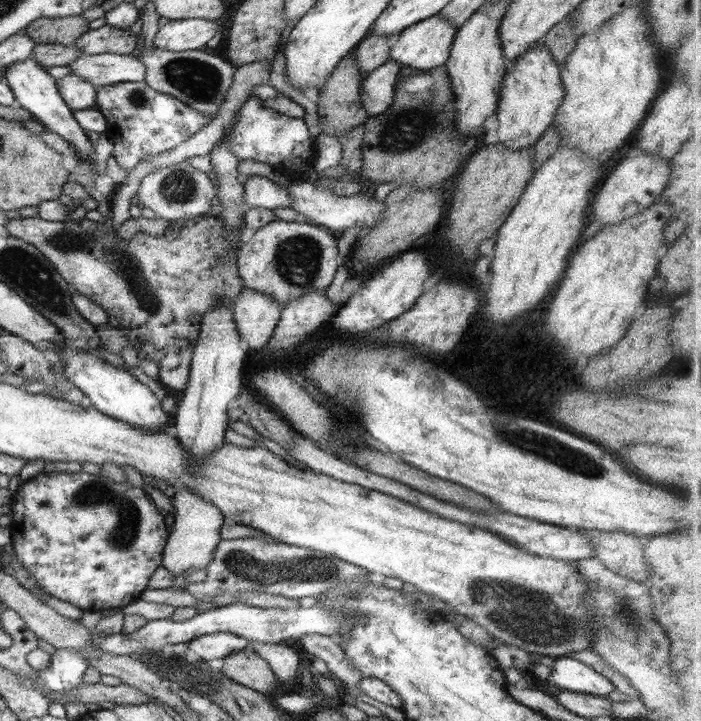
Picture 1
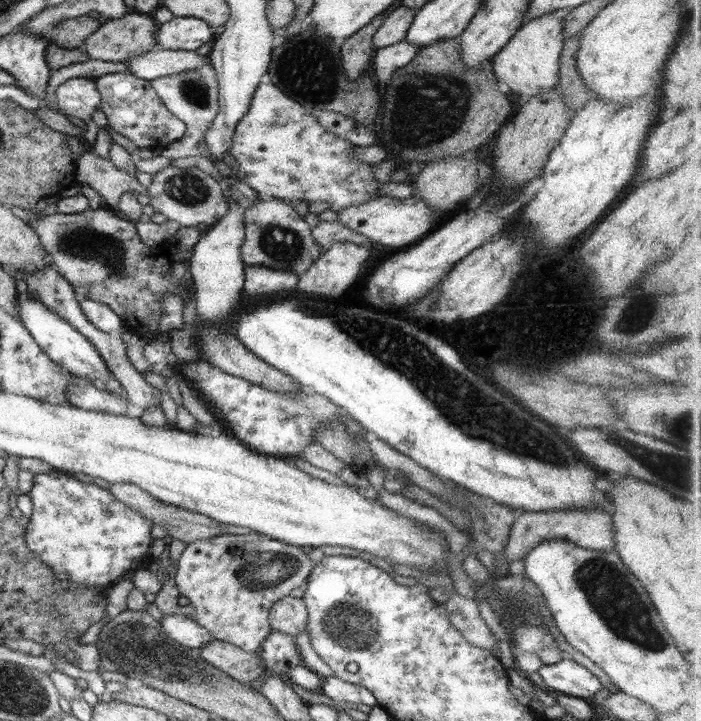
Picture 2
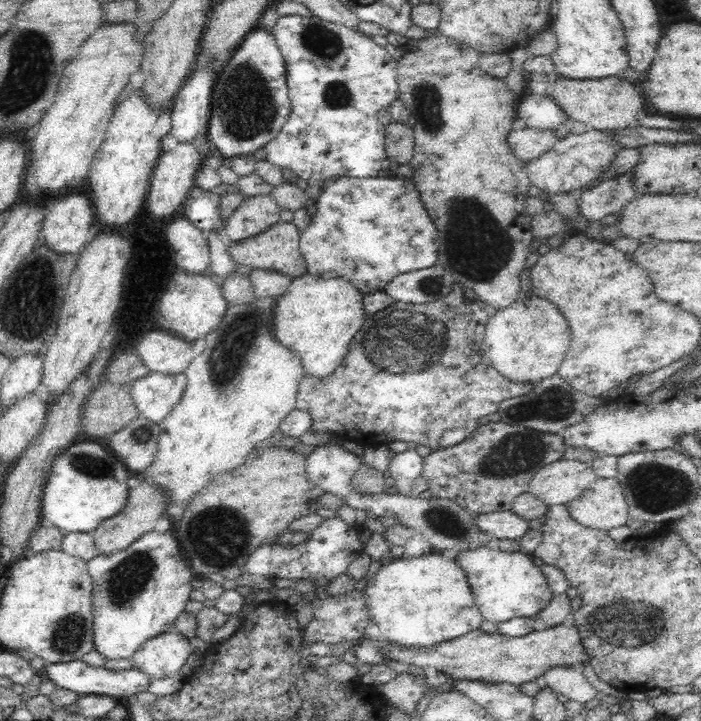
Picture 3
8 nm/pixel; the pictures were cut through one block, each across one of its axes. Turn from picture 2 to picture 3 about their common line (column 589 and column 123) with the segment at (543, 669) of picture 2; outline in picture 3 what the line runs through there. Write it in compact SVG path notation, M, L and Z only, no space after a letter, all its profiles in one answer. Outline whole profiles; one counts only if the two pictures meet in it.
M81 659L65 663L46 663L41 673L52 680L56 687L72 690L77 692L79 696L103 694L113 696L119 701L123 701L128 696L132 696L132 694L146 691L151 681L150 675L134 666L129 670L112 671L104 666L91 666Z

